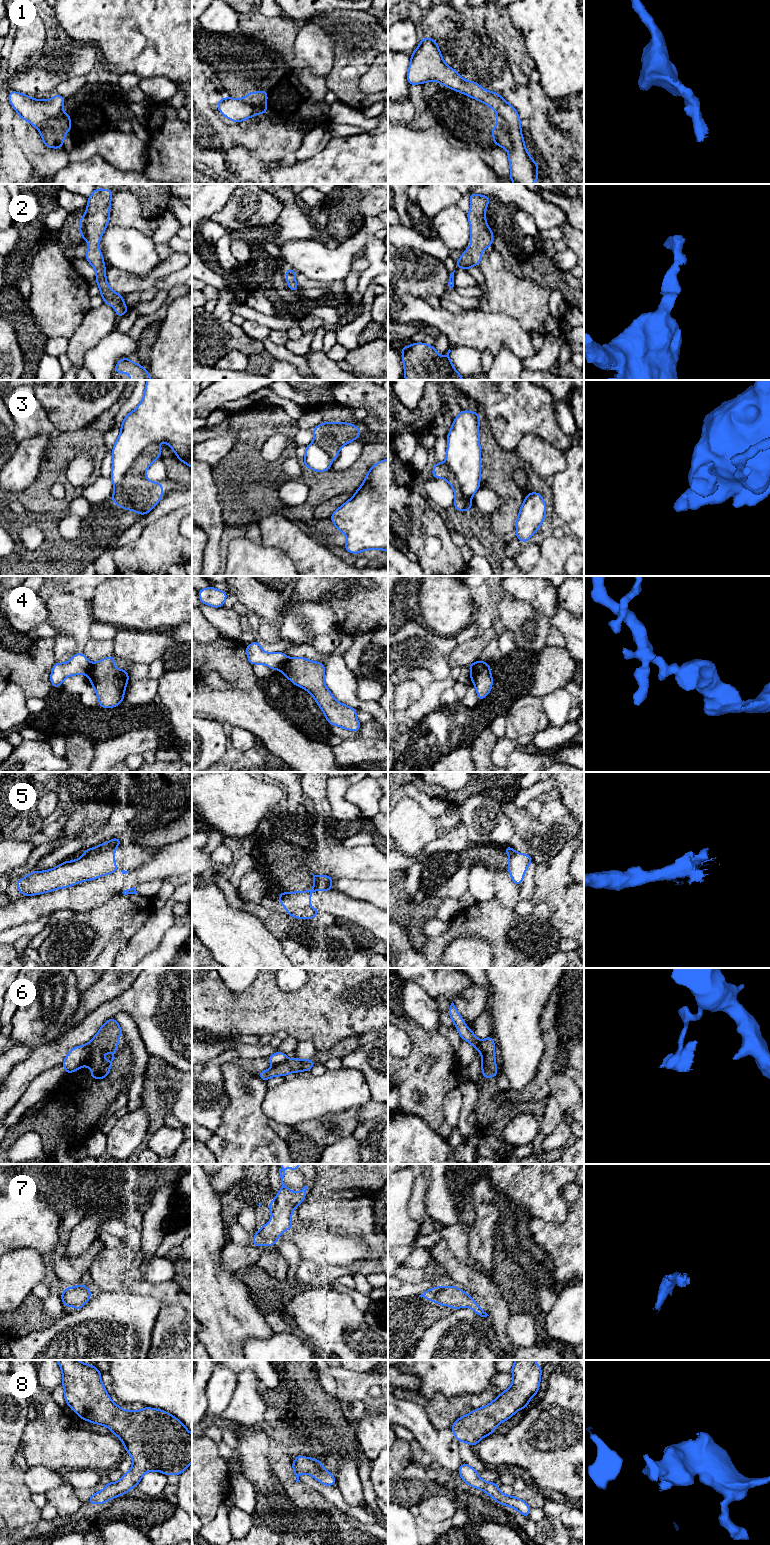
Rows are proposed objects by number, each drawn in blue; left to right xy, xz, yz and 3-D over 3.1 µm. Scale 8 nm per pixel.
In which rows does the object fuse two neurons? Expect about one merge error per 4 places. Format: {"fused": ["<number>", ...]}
{"fused": ["1", "3", "4", "6"]}

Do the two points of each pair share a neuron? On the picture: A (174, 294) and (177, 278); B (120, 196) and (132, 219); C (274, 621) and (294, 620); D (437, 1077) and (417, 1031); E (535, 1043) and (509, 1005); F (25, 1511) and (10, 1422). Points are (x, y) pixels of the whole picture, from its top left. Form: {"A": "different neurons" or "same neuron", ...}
{"A": "different neurons", "B": "same neuron", "C": "different neurons", "D": "same neuron", "E": "same neuron", "F": "same neuron"}

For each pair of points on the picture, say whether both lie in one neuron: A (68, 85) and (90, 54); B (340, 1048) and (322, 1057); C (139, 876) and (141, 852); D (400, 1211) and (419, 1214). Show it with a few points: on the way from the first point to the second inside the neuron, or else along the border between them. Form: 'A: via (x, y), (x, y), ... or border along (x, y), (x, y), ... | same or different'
A: border along (84, 74), (66, 79), (55, 88) | different
B: via (336, 1051), (326, 1054) | same
C: border along (157, 850), (148, 861), (129, 871) | different
D: border along (411, 1189), (408, 1201), (408, 1214), (419, 1226) | different

